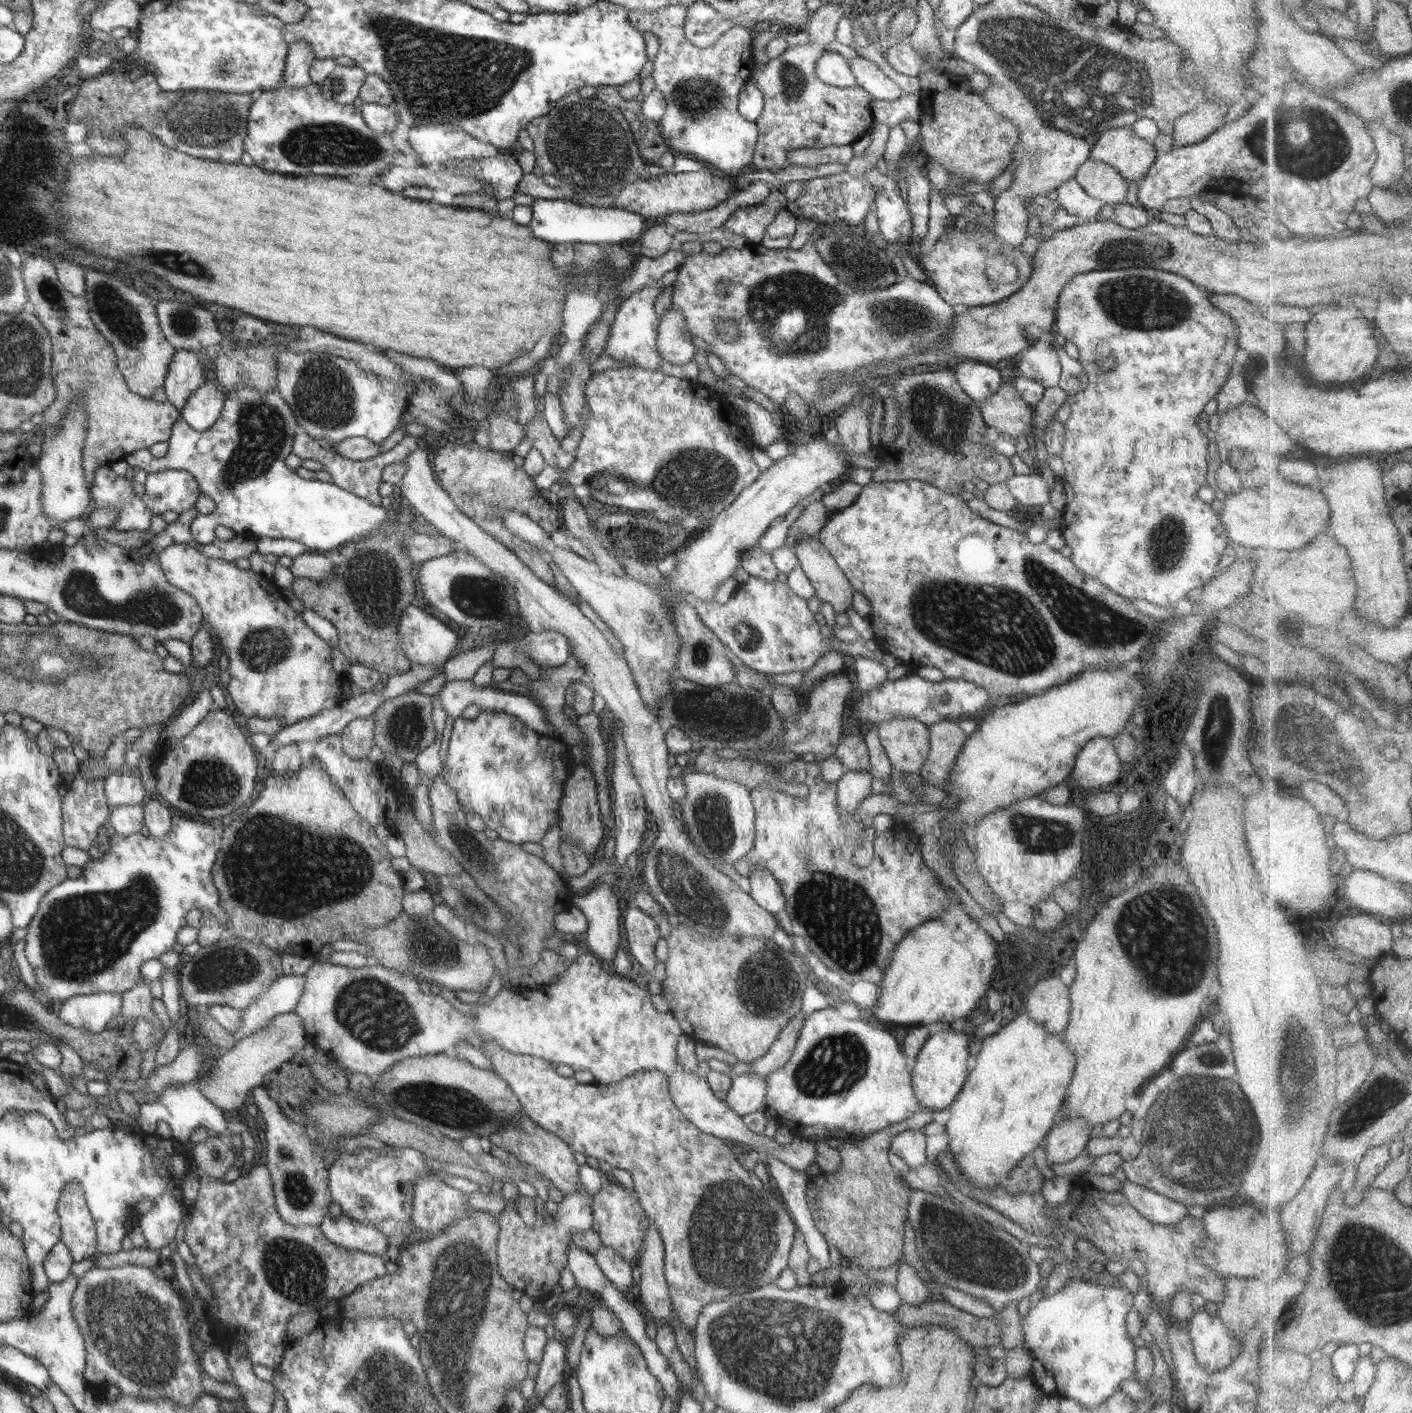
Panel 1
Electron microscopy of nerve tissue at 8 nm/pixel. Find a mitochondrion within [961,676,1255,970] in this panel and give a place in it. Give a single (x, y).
(1034, 834)

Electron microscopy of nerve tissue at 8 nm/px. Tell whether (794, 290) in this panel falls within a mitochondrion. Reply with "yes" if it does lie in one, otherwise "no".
yes

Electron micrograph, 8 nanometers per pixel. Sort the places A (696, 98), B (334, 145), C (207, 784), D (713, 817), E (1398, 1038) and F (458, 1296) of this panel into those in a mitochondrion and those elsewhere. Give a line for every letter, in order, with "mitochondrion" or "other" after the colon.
A: mitochondrion
B: mitochondrion
C: mitochondrion
D: mitochondrion
E: other
F: mitochondrion

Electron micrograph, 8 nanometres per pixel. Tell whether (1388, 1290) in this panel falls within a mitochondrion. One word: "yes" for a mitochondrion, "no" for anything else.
yes

